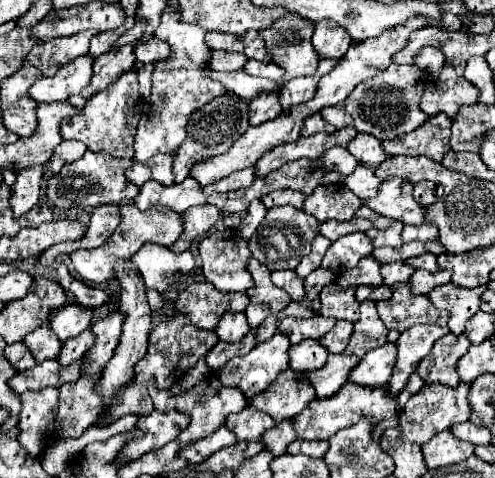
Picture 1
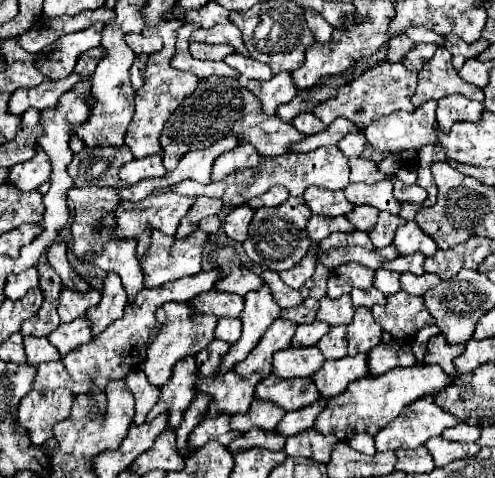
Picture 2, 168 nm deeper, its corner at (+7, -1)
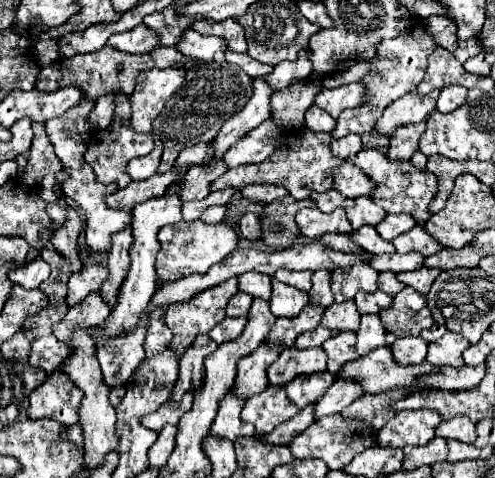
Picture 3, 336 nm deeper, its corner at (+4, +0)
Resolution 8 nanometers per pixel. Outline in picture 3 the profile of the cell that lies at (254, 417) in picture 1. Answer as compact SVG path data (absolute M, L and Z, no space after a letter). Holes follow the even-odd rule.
M269 384L261 394L255 394L247 400L241 418L243 422L251 422L257 434L269 434L275 426L293 418L299 408L287 398L281 386Z

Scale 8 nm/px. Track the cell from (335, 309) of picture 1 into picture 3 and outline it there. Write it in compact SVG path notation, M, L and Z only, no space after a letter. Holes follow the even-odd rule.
M347 300L347 302L333 302L323 318L321 318L321 324L327 326L329 330L337 330L337 332L345 332L345 330L351 330L351 332L357 332L359 330L359 312L355 310L355 302L353 300Z

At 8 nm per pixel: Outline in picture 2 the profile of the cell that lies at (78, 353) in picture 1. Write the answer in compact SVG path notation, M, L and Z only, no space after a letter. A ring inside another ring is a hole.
M86 317L74 319L72 323L60 323L58 329L48 335L48 341L60 351L60 357L68 355L70 351L78 349L84 343L90 343L90 339L92 339L92 333Z

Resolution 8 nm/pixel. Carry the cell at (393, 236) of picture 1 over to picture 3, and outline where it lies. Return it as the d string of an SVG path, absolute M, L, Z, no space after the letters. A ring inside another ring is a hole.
M387 214L387 218L383 222L379 222L375 228L381 234L381 238L385 238L385 240L391 242L399 234L409 232L415 224L417 224L415 218L409 216L409 214Z

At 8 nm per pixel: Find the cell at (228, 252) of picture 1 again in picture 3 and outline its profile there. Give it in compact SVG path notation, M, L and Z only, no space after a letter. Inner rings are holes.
M247 272L239 276L239 290L251 294L253 298L263 298L265 302L271 300L271 278L259 272Z

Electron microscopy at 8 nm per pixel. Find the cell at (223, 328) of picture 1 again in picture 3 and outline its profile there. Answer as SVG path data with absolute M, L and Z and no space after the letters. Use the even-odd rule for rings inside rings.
M225 318L223 322L219 322L219 324L209 332L209 336L211 336L217 344L231 342L231 340L235 340L235 338L241 336L241 332L245 330L245 324L247 324L247 318Z

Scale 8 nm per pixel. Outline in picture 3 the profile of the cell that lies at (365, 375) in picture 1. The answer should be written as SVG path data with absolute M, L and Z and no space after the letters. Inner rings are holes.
M399 338L393 342L393 354L397 362L407 364L419 364L427 356L427 346L429 342L419 338Z

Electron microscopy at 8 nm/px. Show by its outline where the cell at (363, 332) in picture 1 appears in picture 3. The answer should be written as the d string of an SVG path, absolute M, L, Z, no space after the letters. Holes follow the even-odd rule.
M371 314L361 316L361 328L357 330L355 346L357 346L359 356L365 356L375 348L385 346L385 328L383 328L379 316L371 316Z

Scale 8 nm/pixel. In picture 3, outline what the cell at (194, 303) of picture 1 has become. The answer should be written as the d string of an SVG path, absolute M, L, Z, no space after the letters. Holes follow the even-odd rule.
M237 292L231 300L229 300L229 316L245 316L251 308L253 298L245 292Z

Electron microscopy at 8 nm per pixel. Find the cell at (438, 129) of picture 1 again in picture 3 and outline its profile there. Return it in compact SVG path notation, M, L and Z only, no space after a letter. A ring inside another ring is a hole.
M431 90L425 96L419 96L417 92L409 92L403 98L391 102L391 106L385 108L383 116L377 122L379 134L389 138L395 126L403 126L403 122L421 122L431 110L435 110L437 96L439 90Z

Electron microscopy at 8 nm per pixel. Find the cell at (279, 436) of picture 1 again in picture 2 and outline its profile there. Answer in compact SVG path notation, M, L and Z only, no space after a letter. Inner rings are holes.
M318 399L316 403L308 405L308 407L302 407L298 411L292 411L292 413L286 413L282 417L282 421L278 423L276 431L282 435L282 437L292 437L292 435L298 435L306 429L312 427L316 415L324 409L324 399Z

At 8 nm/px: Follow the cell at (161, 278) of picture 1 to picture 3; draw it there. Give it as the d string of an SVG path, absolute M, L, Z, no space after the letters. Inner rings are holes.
M197 220L191 224L179 222L179 224L163 226L163 230L159 230L159 244L161 244L161 250L155 262L157 276L167 282L175 282L189 274L205 274L215 262L221 262L229 252L233 252L239 246L239 236L235 228L227 222L205 224Z

